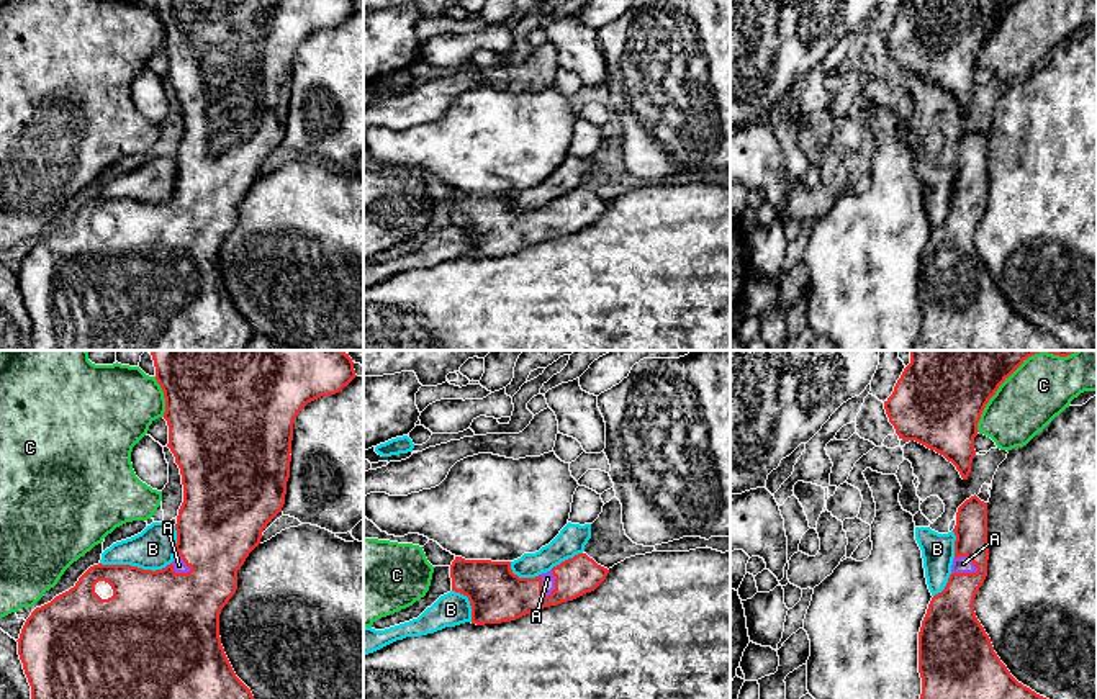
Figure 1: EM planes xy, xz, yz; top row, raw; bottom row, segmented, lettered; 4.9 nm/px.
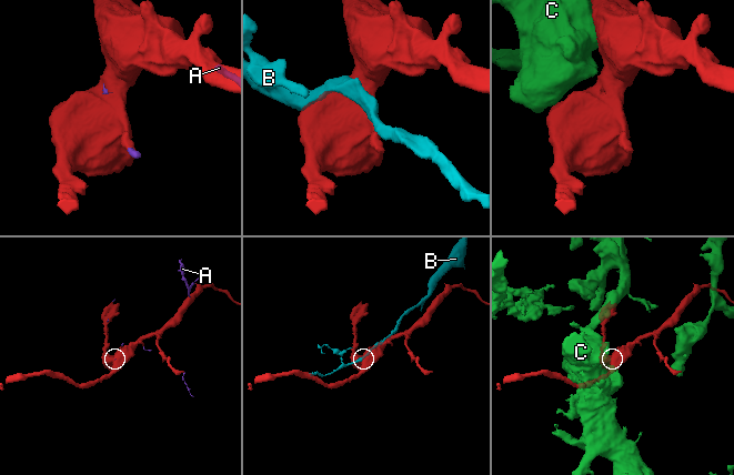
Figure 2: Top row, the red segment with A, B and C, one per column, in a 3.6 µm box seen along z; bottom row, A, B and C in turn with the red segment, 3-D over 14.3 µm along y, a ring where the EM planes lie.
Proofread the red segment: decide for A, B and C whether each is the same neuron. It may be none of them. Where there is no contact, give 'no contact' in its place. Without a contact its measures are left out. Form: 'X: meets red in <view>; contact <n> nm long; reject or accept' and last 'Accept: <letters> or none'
A: meets red in xz; contact 140 nm long; accept
B: meets red in xy; contact 360 nm long; reject
C: meets red in yz; contact 650 nm long; reject
Accept: A

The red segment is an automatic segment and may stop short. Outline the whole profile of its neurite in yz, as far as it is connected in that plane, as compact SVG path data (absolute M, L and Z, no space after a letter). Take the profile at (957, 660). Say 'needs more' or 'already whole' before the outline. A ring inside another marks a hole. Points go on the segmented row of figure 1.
needs more; M976 494L966 499L953 532L951 575L945 589L932 598L919 632L920 699L1046 699L1010 674L974 612L974 598L987 576L987 503Z

